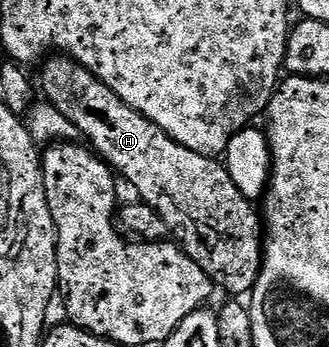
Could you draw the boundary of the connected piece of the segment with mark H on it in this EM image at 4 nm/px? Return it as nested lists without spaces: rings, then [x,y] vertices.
[[[52,54],[42,60],[42,67],[46,102],[57,108],[75,126],[80,136],[84,135],[88,139],[84,140],[104,163],[114,168],[122,178],[123,175],[127,178],[128,185],[139,194],[136,196],[159,214],[161,221],[165,221],[170,238],[182,247],[190,259],[201,265],[212,284],[216,288],[224,287],[231,297],[243,297],[251,292],[259,270],[263,267],[265,227],[256,204],[243,196],[237,185],[233,185],[233,177],[229,177],[226,166],[218,158],[193,153],[193,149],[185,149],[185,145],[173,141],[169,133],[137,113],[137,109],[125,105],[125,101],[121,101],[121,97],[117,97],[117,93],[113,93],[109,85],[102,83],[93,72],[85,69],[85,65],[81,65],[70,55]]]

